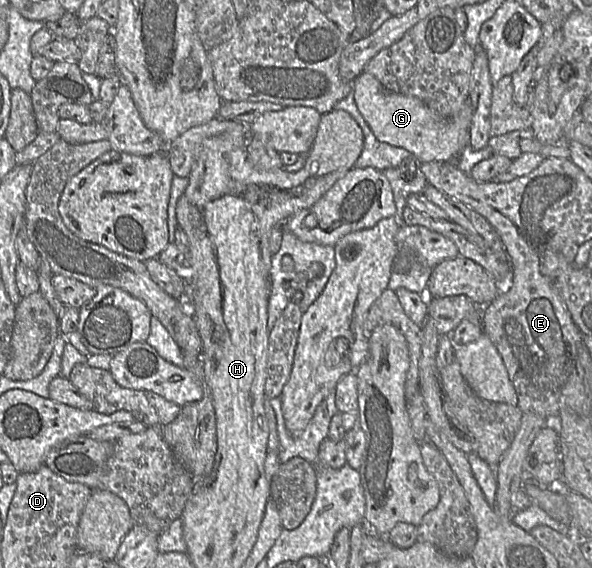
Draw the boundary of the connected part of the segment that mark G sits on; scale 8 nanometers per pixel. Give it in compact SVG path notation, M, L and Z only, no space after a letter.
M362 73L351 85L356 106L377 140L406 149L421 164L432 161L454 161L470 144L472 108L468 101L457 115L450 119L442 119L420 99L386 91L369 73Z

